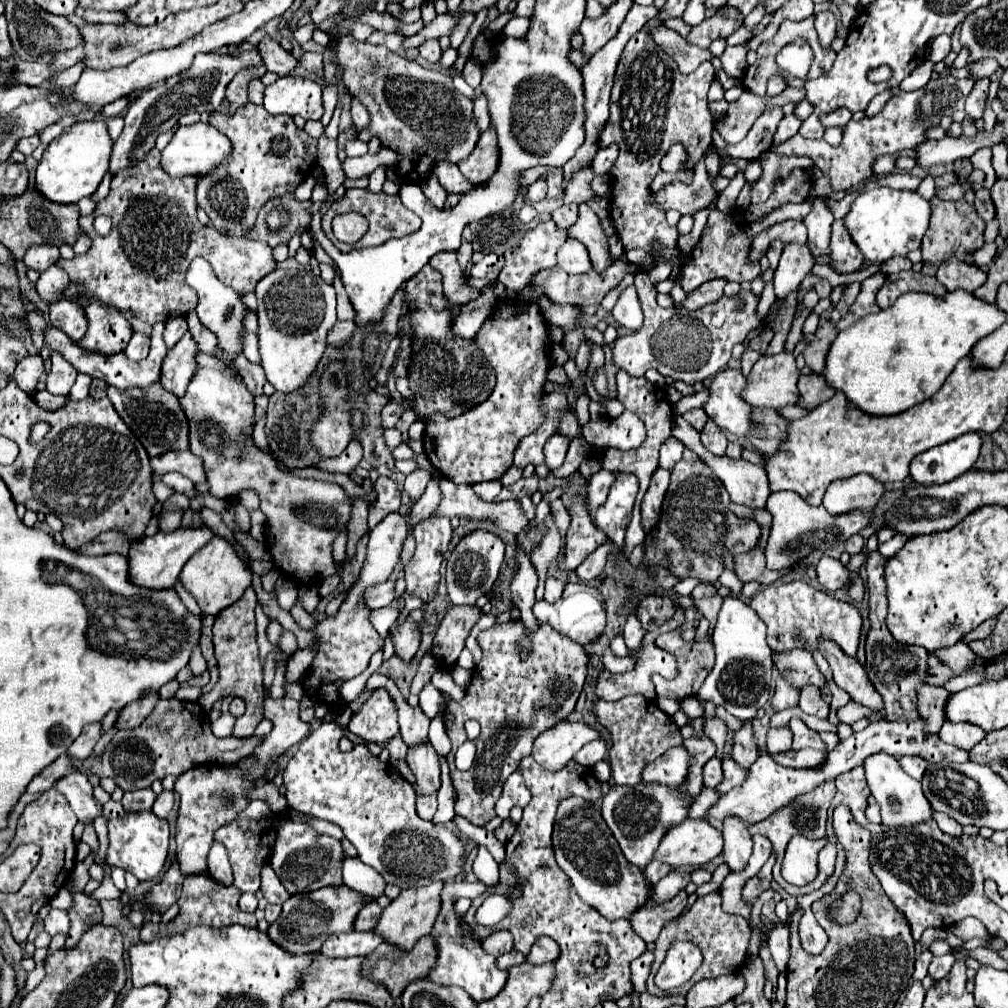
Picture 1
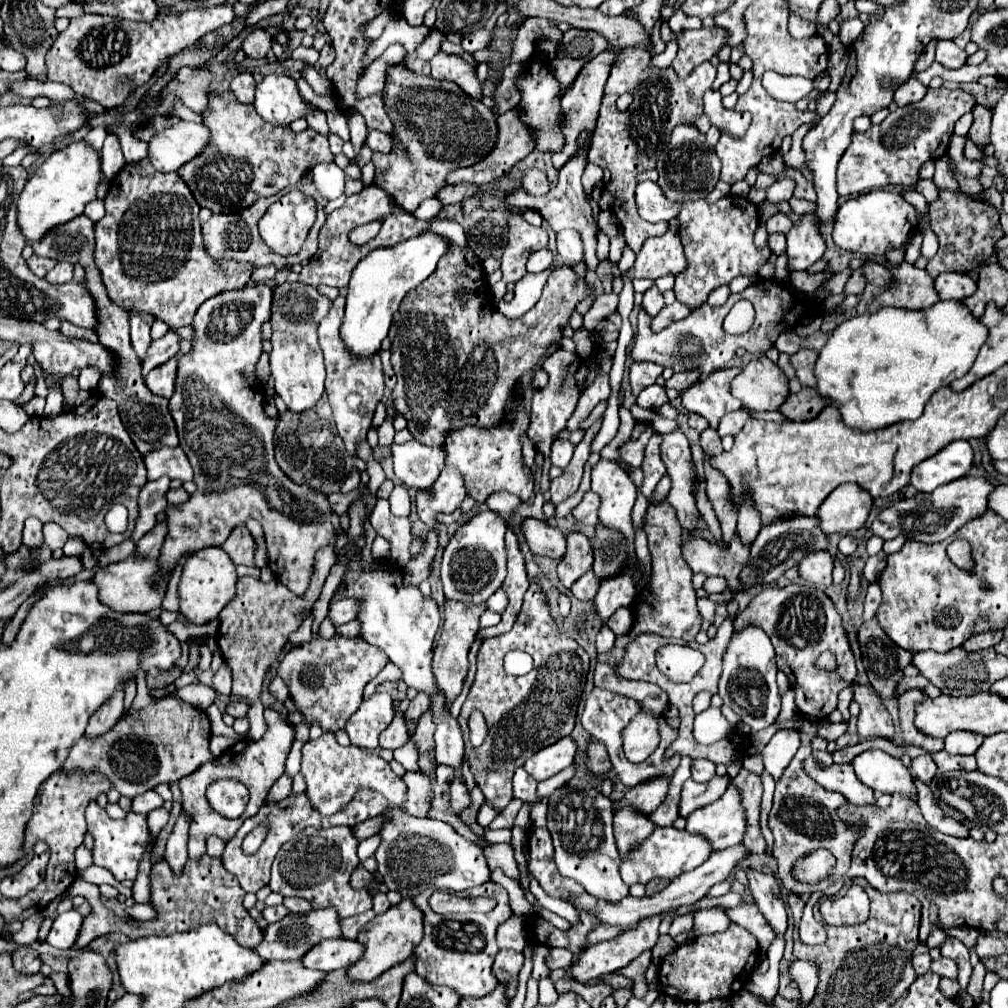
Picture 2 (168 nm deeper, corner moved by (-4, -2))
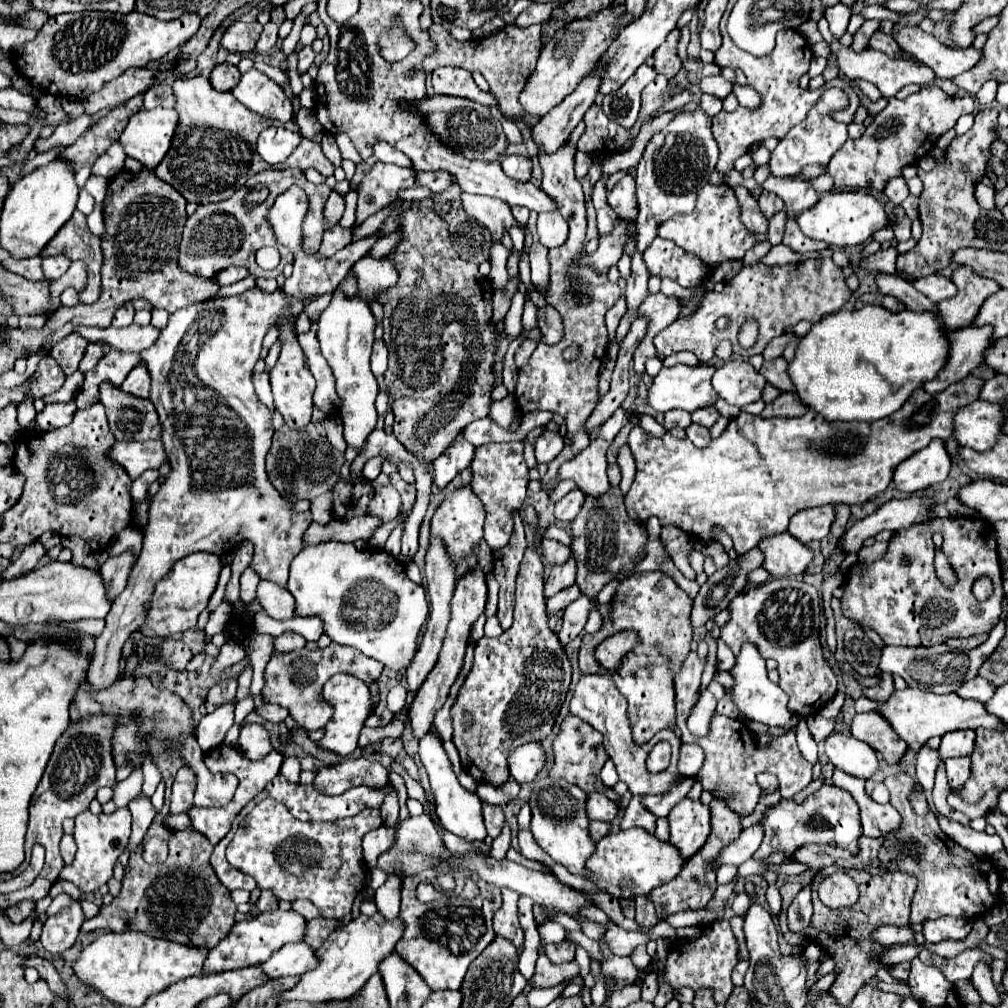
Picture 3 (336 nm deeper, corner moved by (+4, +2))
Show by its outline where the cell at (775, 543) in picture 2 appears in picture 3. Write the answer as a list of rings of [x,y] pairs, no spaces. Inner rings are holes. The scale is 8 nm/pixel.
[[[754,547],[754,551],[730,559],[724,569],[718,569],[714,575],[710,575],[694,597],[690,615],[692,627],[704,627],[710,619],[714,619],[716,613],[726,609],[728,603],[746,587],[746,575],[758,569],[760,563],[762,555],[758,555],[758,549]]]

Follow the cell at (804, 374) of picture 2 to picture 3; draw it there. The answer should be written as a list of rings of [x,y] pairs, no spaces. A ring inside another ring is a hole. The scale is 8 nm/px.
[[[778,357],[778,359],[772,359],[772,361],[764,361],[760,373],[764,375],[766,383],[774,385],[776,389],[780,389],[780,391],[794,391],[794,385],[790,383],[790,377],[786,375],[786,367],[788,367],[788,361]]]

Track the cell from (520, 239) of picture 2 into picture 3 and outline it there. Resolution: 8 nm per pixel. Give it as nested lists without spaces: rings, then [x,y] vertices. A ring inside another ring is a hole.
[[[462,193],[460,201],[466,215],[478,219],[484,227],[488,227],[496,235],[496,239],[502,237],[502,229],[510,229],[512,225],[518,225],[510,213],[510,207],[500,199]]]

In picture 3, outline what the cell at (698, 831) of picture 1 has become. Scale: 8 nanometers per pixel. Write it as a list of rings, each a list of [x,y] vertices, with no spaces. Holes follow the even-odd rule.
[[[634,827],[610,833],[596,843],[594,853],[586,861],[586,879],[612,897],[628,899],[632,895],[646,895],[672,881],[682,869],[682,863],[682,855],[678,855],[670,843],[662,843],[654,835],[646,835],[646,831],[638,831],[638,827]]]

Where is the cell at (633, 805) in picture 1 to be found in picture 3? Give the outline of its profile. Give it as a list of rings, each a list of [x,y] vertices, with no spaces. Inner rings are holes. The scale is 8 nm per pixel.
[[[590,821],[590,825],[588,825],[588,833],[590,833],[592,841],[602,839],[608,831],[610,831],[610,827],[608,827],[608,823],[604,823],[604,821]]]

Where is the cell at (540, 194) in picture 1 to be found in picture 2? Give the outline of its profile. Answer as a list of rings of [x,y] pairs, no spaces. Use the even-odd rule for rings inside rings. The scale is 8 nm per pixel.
[[[530,169],[526,171],[526,175],[522,177],[522,185],[524,189],[534,195],[534,197],[540,197],[540,195],[546,195],[550,191],[550,183],[546,179],[546,173],[538,171],[538,169]]]

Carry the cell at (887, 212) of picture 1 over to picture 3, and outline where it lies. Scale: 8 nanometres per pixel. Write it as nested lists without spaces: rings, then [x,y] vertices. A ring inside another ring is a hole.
[[[830,191],[822,195],[814,207],[796,213],[794,219],[806,237],[826,241],[836,247],[860,245],[872,233],[886,225],[886,213],[882,203],[878,203],[872,195],[864,191]]]

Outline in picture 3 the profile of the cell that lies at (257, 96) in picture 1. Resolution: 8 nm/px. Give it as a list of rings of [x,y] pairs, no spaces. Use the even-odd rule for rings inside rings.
[[[222,63],[222,65],[216,65],[210,73],[210,83],[214,89],[218,91],[232,91],[234,85],[240,81],[240,71],[238,67],[234,65],[228,65],[228,63]]]

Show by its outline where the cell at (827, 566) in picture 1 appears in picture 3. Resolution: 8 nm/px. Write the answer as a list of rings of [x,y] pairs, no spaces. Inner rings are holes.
[[[788,533],[760,539],[758,549],[764,553],[762,567],[772,577],[802,575],[808,563],[812,561],[812,551],[804,543],[798,543],[798,539],[794,539]]]

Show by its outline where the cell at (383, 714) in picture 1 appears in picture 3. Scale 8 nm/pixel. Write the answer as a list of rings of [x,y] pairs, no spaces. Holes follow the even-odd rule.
[[[334,675],[324,685],[322,699],[334,707],[334,713],[324,727],[324,737],[316,741],[316,747],[346,757],[358,747],[358,731],[364,727],[364,721],[370,713],[370,691],[366,691],[366,683],[360,679],[354,679],[350,675]]]

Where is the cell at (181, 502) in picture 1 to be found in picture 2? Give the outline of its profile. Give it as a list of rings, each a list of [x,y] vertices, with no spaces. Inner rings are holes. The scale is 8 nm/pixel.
[[[160,521],[154,525],[152,531],[148,531],[138,543],[136,543],[136,555],[146,555],[146,557],[158,557],[162,543],[168,535],[168,525],[166,521]]]

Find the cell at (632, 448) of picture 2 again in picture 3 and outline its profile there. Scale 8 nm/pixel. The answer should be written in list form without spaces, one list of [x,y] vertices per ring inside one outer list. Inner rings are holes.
[[[966,377],[936,395],[926,395],[926,391],[918,389],[894,415],[872,423],[830,423],[822,419],[822,415],[818,415],[816,411],[808,411],[806,415],[796,419],[762,419],[758,415],[740,413],[728,423],[724,433],[718,439],[712,439],[710,445],[704,449],[694,447],[690,439],[676,439],[670,433],[668,437],[648,437],[644,429],[632,427],[628,445],[636,459],[638,471],[630,491],[624,497],[626,511],[636,523],[646,525],[648,517],[654,515],[660,519],[662,525],[674,525],[690,537],[696,535],[700,541],[714,541],[714,527],[720,527],[734,539],[734,551],[738,555],[744,555],[758,543],[758,539],[762,539],[762,535],[784,533],[790,517],[802,509],[838,503],[866,503],[868,499],[882,493],[892,481],[894,467],[900,461],[904,461],[918,449],[924,449],[932,439],[952,437],[950,421],[954,417],[954,411],[958,411],[958,407],[964,407],[966,403],[976,401],[982,383],[982,379]]]

